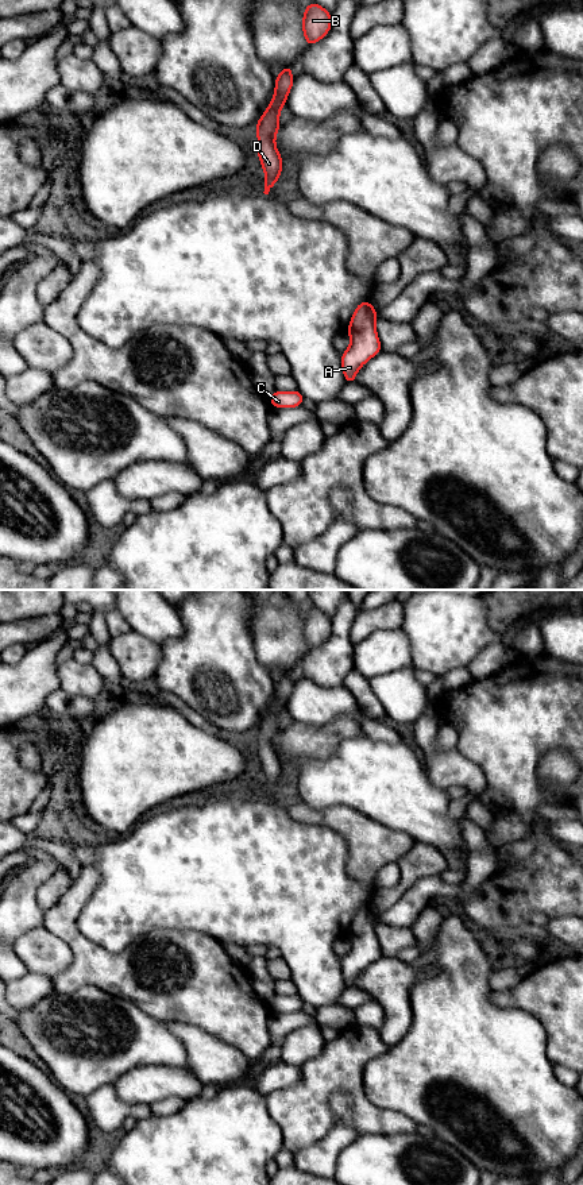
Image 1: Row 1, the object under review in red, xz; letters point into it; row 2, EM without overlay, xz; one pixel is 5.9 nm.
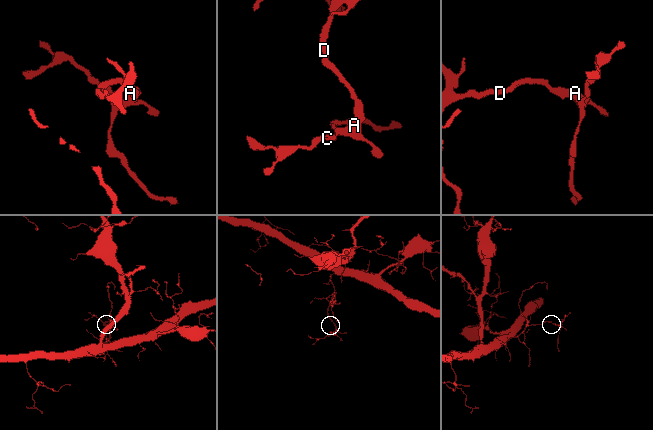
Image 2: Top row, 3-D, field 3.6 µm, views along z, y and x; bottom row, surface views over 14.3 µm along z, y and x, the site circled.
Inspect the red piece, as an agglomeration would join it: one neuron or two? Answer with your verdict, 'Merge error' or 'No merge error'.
No merge error

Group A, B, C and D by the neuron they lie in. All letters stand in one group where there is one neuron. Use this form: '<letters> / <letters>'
A B C D

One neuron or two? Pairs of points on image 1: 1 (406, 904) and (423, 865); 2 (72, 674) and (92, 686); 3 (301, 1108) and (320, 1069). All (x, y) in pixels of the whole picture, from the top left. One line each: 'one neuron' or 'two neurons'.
1: two neurons
2: one neuron
3: one neuron

